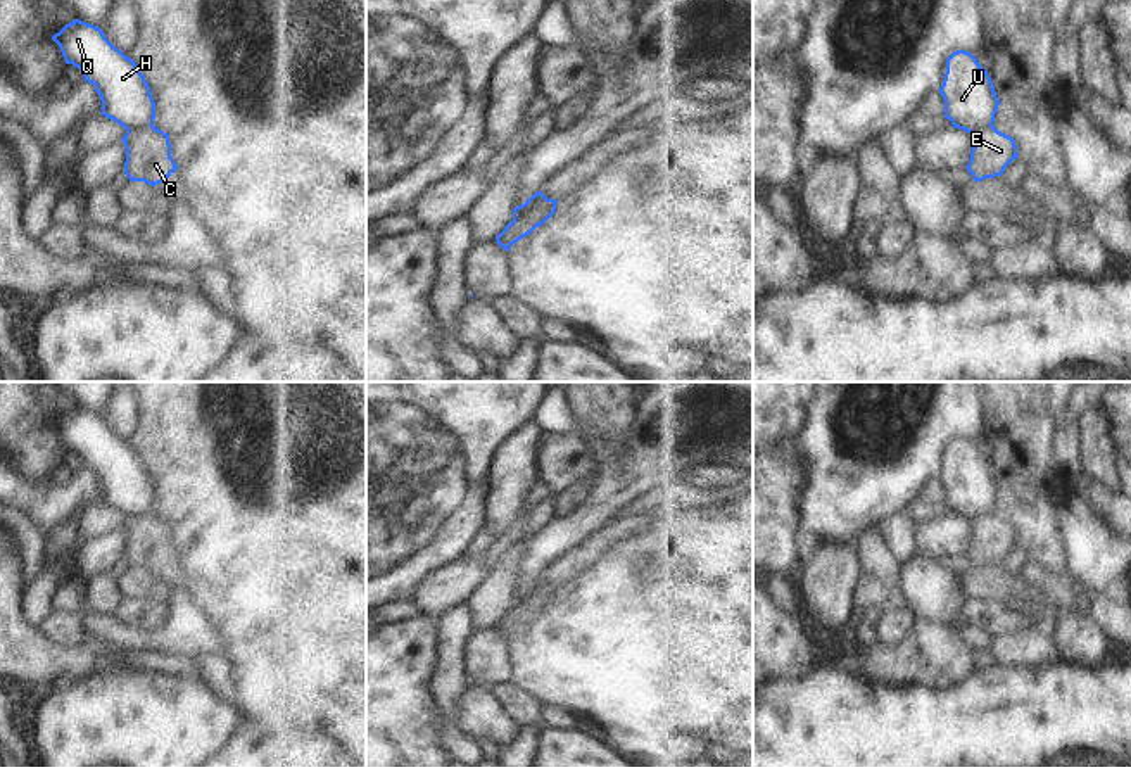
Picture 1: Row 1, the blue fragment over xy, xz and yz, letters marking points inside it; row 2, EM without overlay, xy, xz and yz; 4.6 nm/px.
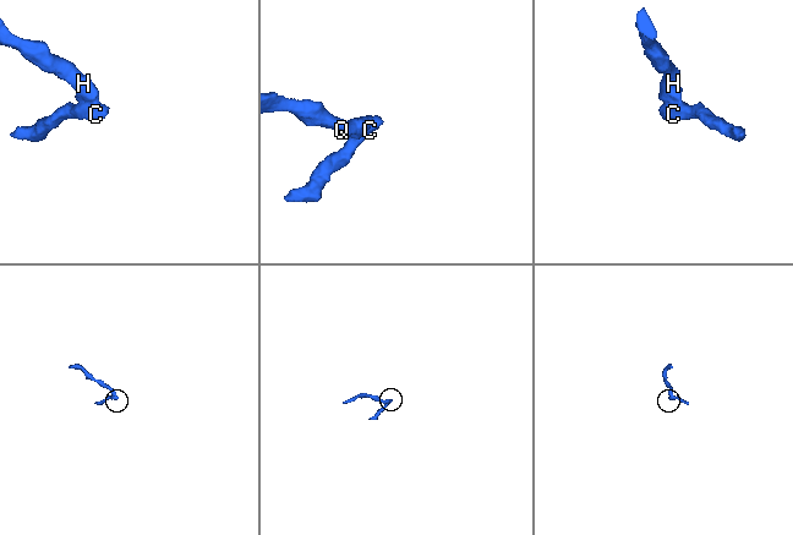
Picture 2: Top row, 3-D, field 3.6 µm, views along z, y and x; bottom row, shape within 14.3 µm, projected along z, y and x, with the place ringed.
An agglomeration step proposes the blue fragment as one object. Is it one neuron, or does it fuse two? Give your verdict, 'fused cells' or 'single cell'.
fused cells

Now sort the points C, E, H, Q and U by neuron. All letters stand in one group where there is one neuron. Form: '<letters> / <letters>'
C E / H Q U

